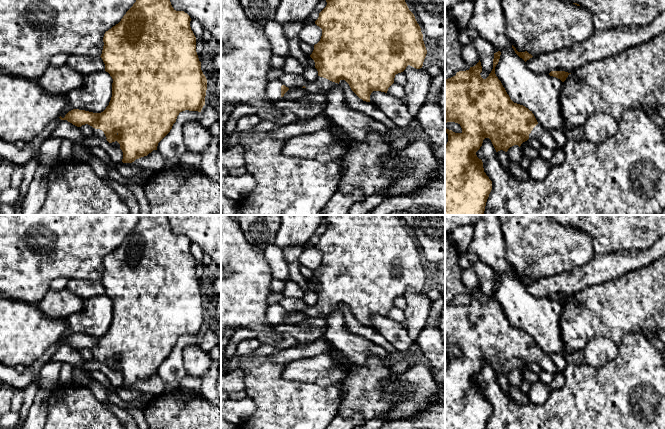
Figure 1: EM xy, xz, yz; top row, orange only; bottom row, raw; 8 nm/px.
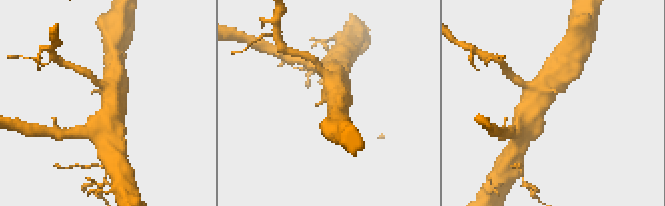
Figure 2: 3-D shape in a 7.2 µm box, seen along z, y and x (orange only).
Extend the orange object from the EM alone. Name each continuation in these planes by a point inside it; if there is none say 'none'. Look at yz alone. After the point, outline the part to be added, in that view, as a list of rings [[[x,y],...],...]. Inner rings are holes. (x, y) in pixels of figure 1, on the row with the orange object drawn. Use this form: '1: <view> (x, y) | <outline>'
1: yz (539, 133) | [[[539,123],[533,128],[529,134],[529,138],[538,140],[542,146],[550,148],[554,152],[559,149],[550,132],[543,128]]]

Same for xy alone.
1: xy (98, 133) | [[[93,128],[93,135],[98,138],[107,139],[104,132],[100,129]]]

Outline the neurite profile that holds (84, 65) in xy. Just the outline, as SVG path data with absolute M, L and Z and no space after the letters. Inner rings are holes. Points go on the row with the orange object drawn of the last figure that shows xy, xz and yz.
M70 55L66 60L66 65L82 75L105 70L105 64L100 56Z

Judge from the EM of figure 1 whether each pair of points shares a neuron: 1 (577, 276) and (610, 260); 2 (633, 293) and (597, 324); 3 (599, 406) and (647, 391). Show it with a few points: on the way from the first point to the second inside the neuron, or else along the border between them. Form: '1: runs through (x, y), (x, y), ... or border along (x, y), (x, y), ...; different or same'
1: runs through (585, 276), (602, 267); same
2: runs through (624, 302), (606, 320); same
3: runs through (611, 406), (624, 406), (635, 398); same

